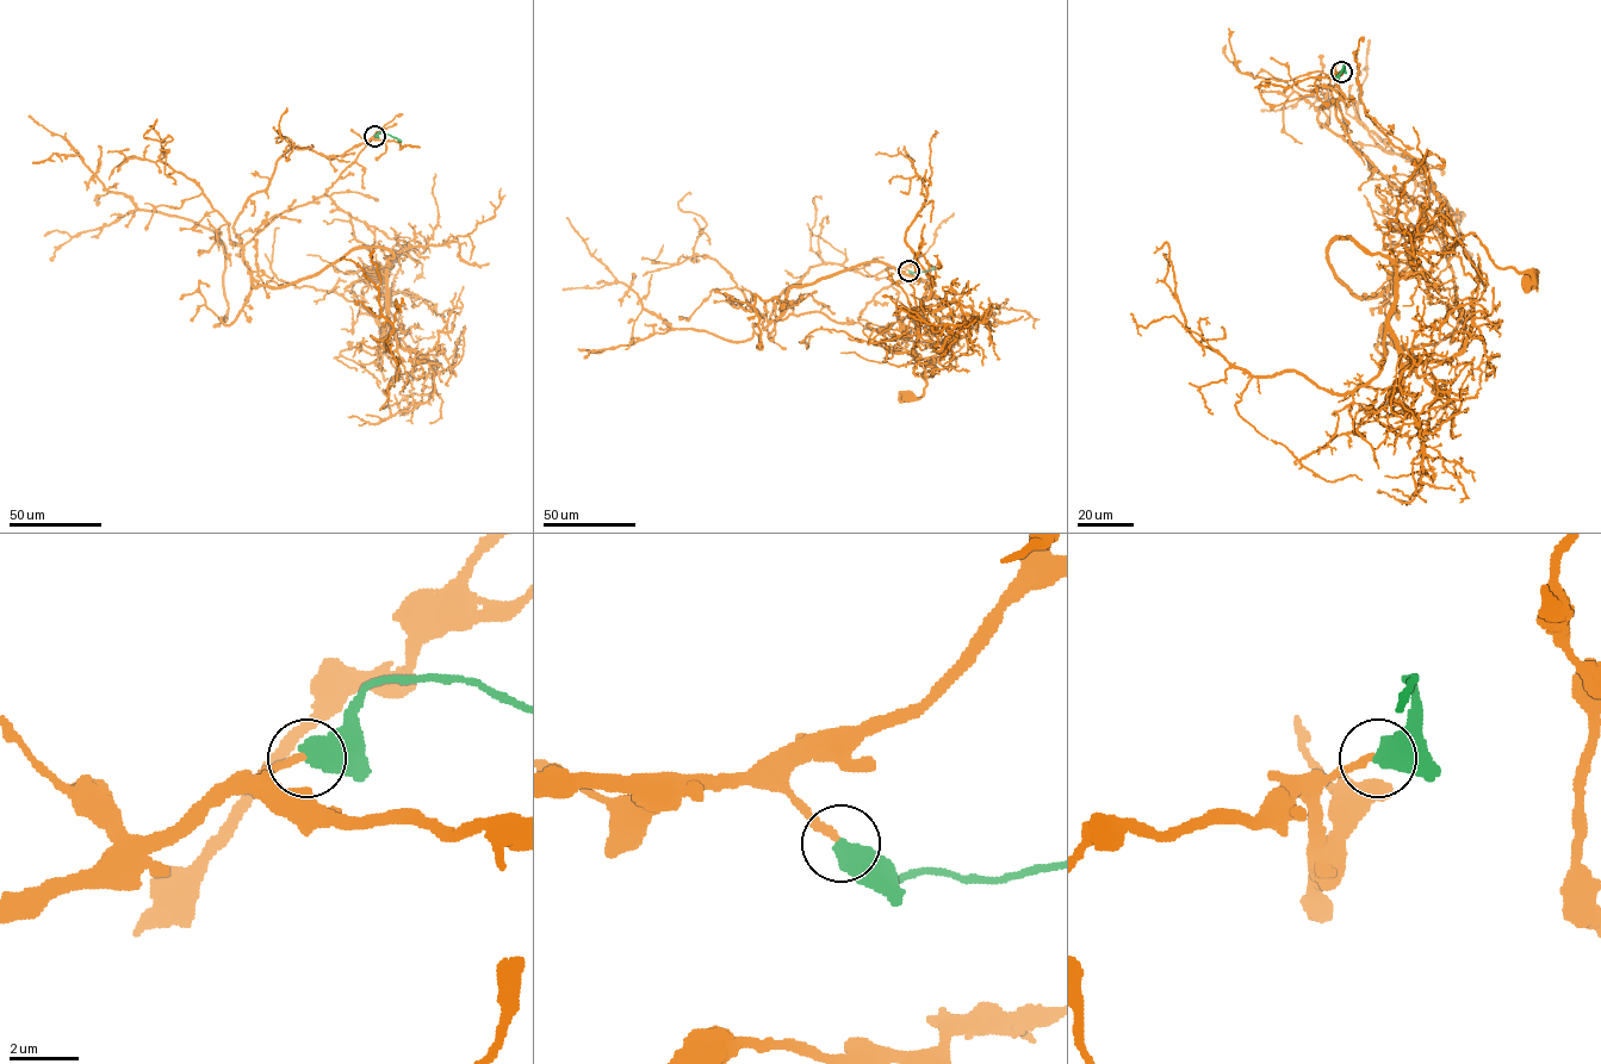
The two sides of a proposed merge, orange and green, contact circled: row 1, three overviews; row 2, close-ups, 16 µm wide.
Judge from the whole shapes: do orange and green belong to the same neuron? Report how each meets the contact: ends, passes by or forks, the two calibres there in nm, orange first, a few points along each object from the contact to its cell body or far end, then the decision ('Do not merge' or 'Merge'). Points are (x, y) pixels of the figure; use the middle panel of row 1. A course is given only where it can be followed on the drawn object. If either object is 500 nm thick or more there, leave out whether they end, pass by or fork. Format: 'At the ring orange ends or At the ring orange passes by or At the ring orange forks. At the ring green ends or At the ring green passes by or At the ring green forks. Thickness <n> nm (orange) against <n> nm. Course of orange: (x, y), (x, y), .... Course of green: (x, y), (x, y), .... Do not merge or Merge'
Thickness 220 nm (orange) against 650 nm. Course of orange: (908, 271), (810, 267), (767, 325), (770, 338), (790, 287), (869, 262), (920, 278), (944, 355), (910, 397). Course of green: (908, 271), (918, 273), (934, 267). Merge

